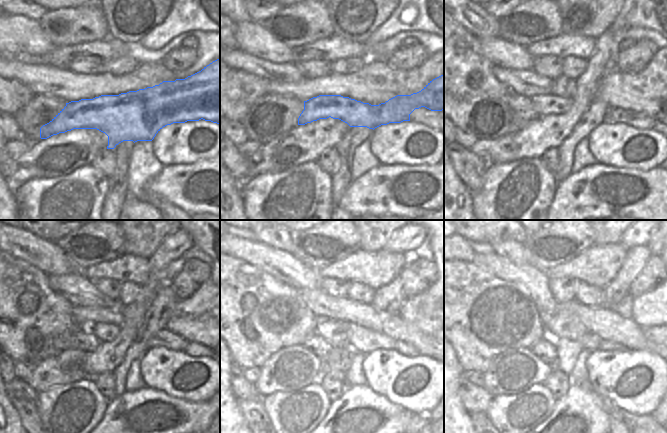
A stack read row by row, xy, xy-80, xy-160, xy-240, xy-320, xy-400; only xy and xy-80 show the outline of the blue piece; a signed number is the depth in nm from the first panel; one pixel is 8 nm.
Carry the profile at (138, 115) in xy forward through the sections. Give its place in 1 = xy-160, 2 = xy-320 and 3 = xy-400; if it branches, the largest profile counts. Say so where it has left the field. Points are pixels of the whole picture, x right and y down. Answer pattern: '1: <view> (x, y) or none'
1: xy-160 (544, 105)
2: xy-320 (332, 331)
3: xy-400 (565, 324)

